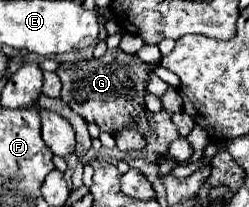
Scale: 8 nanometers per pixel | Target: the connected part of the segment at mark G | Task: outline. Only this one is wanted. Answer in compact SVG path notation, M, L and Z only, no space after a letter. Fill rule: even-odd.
M108 49L104 57L78 63L60 63L56 71L62 79L62 99L86 123L96 123L100 131L116 135L124 127L134 127L142 135L150 131L146 113L146 85L152 75L148 63L122 49Z

